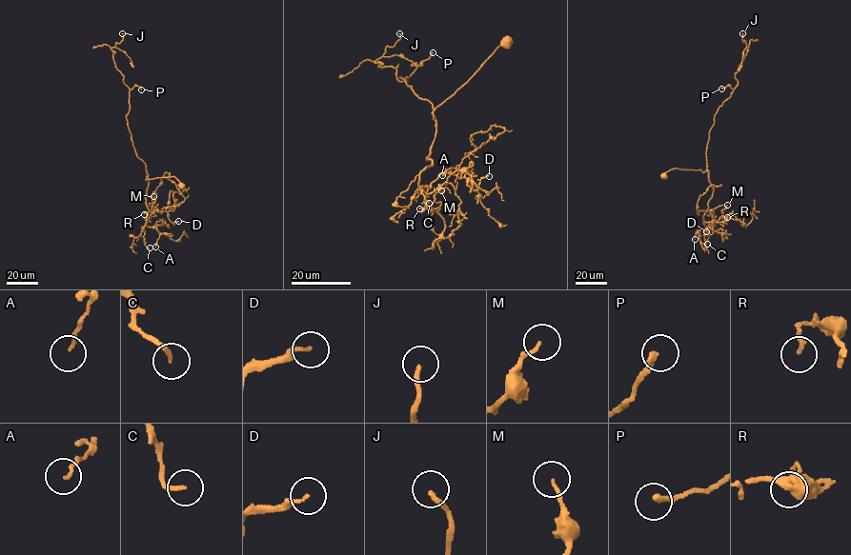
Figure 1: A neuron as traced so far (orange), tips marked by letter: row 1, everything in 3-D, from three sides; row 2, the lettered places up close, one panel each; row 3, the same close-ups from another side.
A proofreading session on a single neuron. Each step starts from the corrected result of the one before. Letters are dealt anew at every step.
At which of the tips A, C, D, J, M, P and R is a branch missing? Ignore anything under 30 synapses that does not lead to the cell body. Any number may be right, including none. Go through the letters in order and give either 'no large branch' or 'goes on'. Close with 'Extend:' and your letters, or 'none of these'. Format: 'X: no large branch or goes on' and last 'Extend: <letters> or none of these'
A: no large branch
C: no large branch
D: no large branch
J: goes on
M: no large branch
P: no large branch
R: no large branch
Extend: J

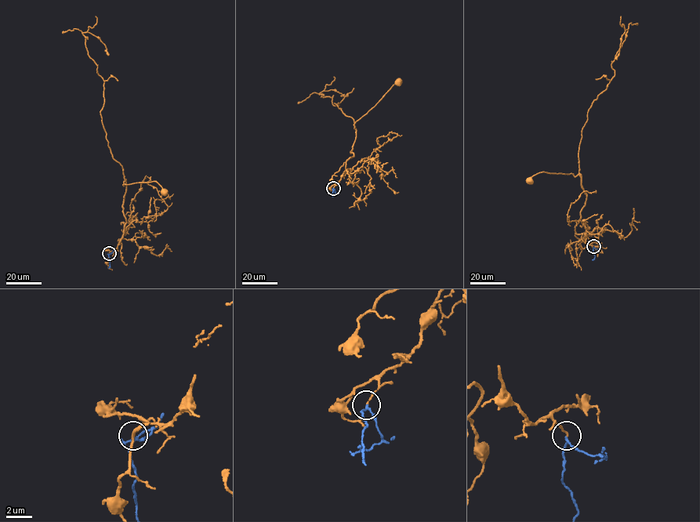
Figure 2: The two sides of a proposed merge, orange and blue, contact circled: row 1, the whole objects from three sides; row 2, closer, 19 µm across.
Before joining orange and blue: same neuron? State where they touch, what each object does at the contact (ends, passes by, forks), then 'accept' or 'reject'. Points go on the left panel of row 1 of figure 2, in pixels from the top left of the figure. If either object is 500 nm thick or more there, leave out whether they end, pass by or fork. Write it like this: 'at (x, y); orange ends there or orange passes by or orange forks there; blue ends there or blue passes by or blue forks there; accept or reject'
at (109, 253); orange ends there; blue passes by; accept

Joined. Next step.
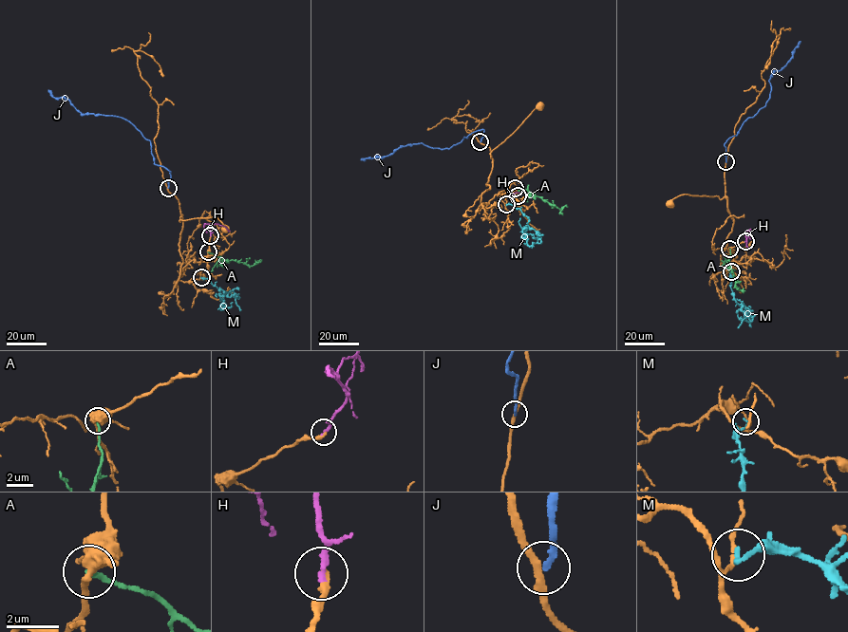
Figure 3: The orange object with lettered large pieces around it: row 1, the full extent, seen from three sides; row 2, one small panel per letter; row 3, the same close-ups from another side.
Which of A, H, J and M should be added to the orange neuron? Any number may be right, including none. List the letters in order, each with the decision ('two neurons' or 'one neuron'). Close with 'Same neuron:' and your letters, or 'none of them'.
A: two neurons
H: one neuron
J: two neurons
M: two neurons
Same neuron: H

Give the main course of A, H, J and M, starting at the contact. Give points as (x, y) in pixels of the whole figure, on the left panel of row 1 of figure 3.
A: (208, 251), (251, 266), (262, 260)
H: (210, 235), (210, 227), (214, 224), (224, 226), (228, 232)
J: (168, 188), (170, 172), (154, 163), (151, 142), (132, 123), (120, 117), (82, 114), (48, 90)
M: (201, 277), (225, 291), (219, 309), (230, 307), (233, 302)

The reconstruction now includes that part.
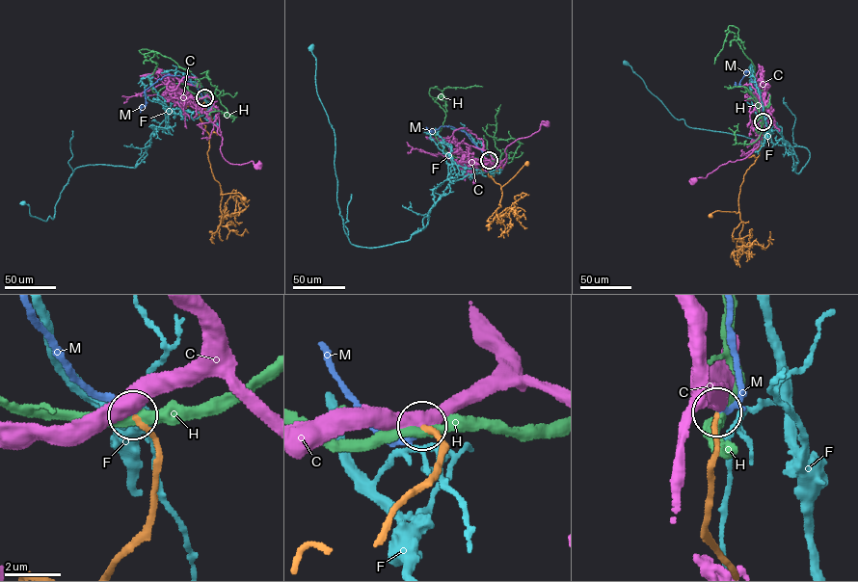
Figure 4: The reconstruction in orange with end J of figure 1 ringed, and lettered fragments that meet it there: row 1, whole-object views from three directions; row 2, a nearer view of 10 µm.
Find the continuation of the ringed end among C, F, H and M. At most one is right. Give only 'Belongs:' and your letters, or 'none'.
Belongs: M

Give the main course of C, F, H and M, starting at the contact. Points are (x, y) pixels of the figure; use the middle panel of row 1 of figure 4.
C: (489, 160), (498, 160), (502, 169), (507, 145), (531, 135), (542, 124), (547, 123)
F: (490, 161), (492, 171), (447, 186), (408, 240), (352, 244), (339, 215), (335, 138), (317, 93), (311, 48)
H: (489, 161), (442, 146), (435, 135), (445, 114), (435, 102), (442, 93), (430, 88), (446, 97)
M: (489, 160), (467, 133), (447, 126), (431, 132), (426, 129)

